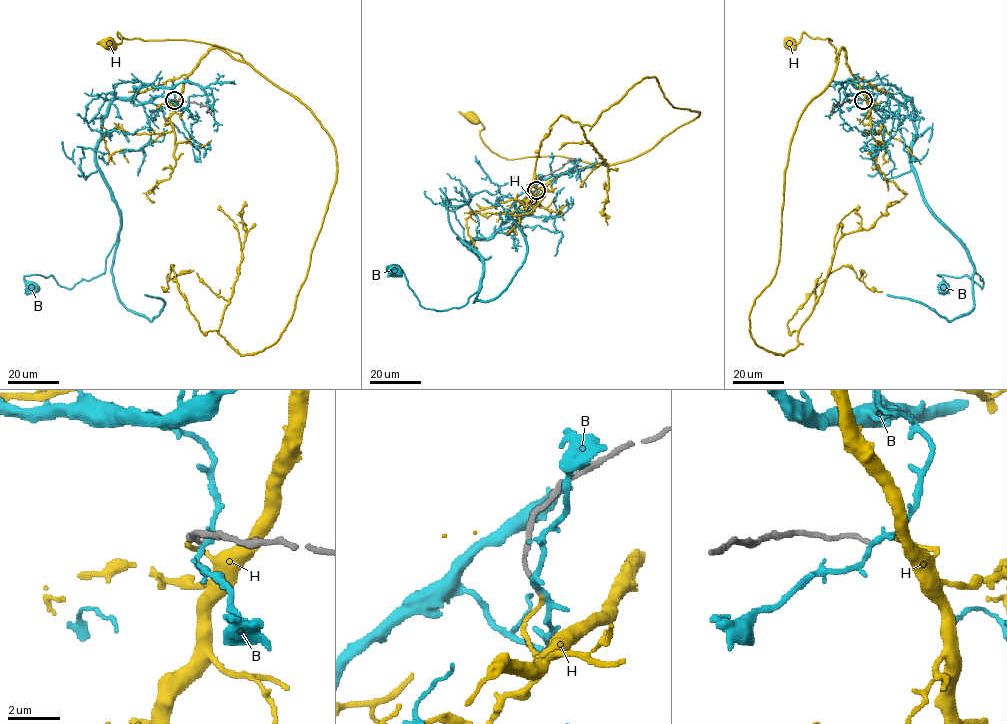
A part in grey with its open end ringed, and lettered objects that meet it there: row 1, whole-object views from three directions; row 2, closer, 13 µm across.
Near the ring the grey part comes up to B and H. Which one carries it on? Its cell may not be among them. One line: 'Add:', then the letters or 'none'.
Add: H

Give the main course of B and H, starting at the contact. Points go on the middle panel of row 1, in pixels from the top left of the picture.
B: (536, 190), (490, 237), (458, 239), (483, 266), (464, 305), (425, 308), (394, 270)
H: (536, 190), (537, 196), (560, 174), (608, 164), (563, 156), (507, 159), (483, 141), (484, 126), (472, 117)

